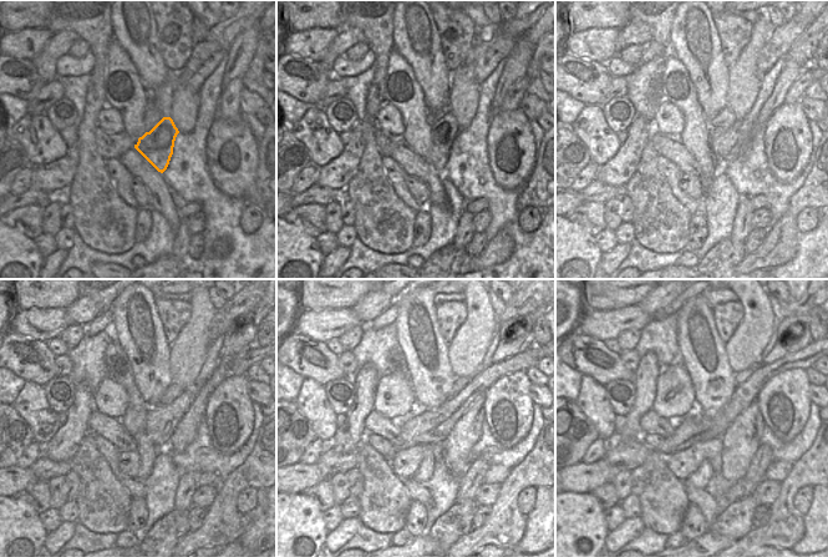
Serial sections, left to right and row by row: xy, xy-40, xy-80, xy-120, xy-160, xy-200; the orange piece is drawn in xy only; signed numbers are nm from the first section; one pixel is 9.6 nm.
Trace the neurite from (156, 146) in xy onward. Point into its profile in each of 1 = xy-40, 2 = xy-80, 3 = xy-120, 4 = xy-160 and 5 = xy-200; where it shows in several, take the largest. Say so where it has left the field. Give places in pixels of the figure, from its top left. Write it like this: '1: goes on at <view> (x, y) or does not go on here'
1: goes on at xy-40 (445, 128)
2: goes on at xy-80 (724, 137)
3: goes on at xy-120 (173, 391)
4: goes on at xy-160 (461, 381)
5: goes on at xy-200 (741, 378)

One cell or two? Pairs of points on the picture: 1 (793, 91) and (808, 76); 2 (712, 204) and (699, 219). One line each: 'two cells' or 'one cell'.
1: one cell
2: two cells

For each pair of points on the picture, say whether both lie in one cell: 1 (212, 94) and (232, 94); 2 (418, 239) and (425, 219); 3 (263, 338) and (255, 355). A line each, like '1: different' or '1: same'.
1: different
2: same
3: different

